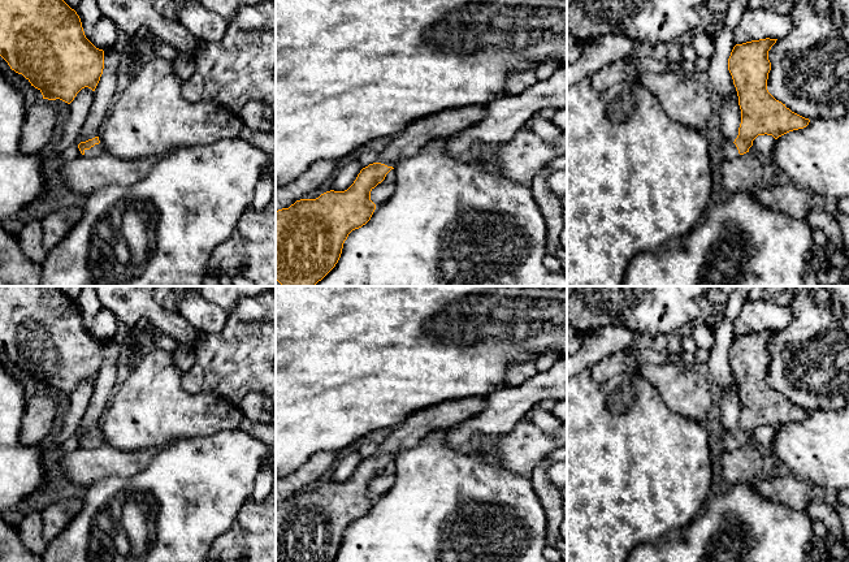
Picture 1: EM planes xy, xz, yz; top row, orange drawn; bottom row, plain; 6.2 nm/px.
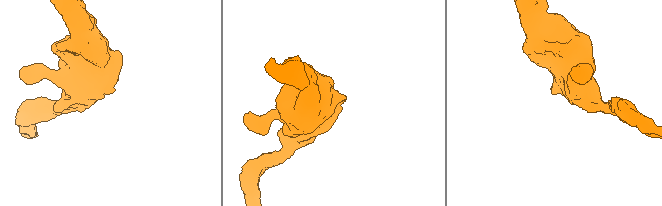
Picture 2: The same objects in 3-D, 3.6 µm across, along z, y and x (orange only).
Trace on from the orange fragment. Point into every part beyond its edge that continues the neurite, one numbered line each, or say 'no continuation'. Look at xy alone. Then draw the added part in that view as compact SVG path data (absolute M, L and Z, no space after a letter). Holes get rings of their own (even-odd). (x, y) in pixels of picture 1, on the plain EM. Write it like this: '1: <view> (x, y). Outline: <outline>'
1: xy (96, 441). Outline: M101 435L95 436L90 441L85 441L85 446L91 448L91 449L96 449L99 446L103 446L104 444L105 444L105 438Z

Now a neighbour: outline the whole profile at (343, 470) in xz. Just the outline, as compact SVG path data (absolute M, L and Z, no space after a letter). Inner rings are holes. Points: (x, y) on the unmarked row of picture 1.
M352 453L338 461L333 470L332 481L334 483L347 481L354 475L361 461L363 458L360 457L359 453Z

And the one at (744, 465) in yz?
M751 444L724 451L722 466L725 480L731 485L761 480L764 466L763 457Z

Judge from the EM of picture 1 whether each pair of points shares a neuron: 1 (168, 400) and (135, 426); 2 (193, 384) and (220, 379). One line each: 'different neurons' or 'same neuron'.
1: same neuron
2: same neuron

